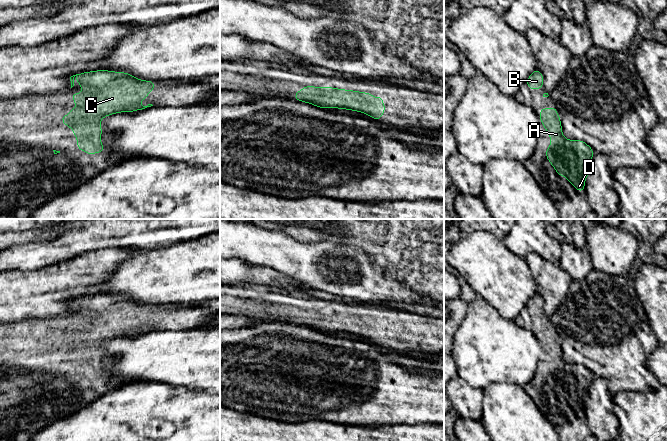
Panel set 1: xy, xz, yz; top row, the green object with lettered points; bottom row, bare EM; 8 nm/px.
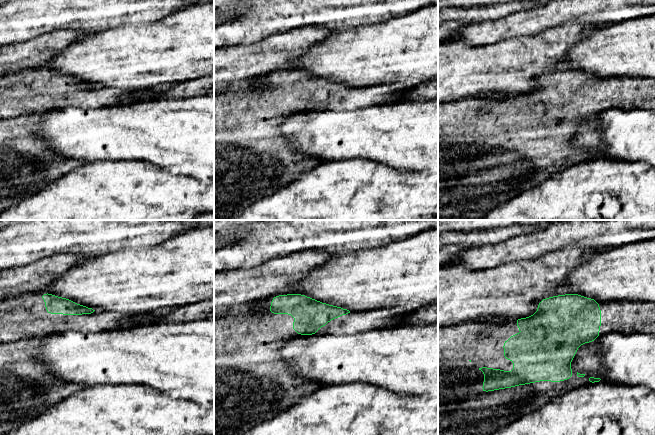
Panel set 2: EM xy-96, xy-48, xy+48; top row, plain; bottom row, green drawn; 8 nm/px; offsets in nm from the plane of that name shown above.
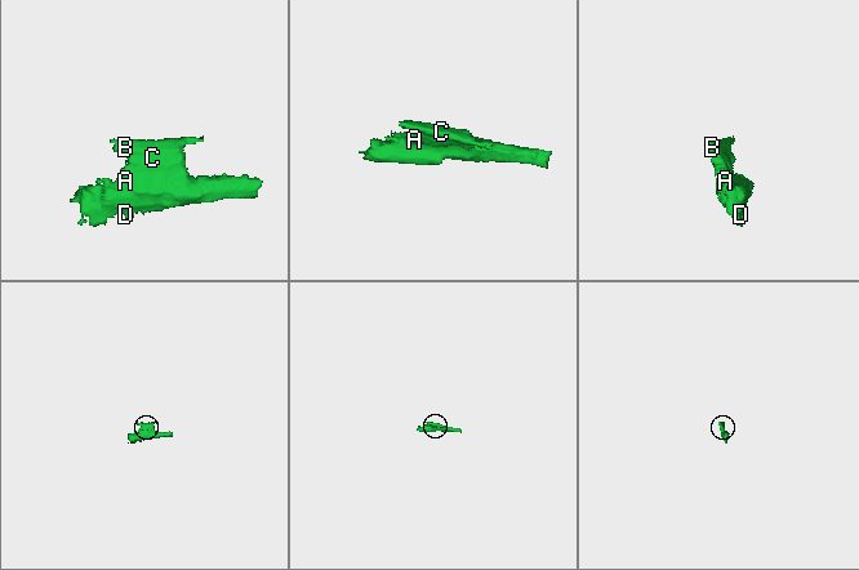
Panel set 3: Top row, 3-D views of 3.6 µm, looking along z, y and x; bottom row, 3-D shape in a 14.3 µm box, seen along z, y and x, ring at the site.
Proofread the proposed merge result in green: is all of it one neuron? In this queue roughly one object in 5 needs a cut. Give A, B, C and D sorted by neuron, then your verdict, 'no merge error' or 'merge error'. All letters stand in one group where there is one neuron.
A B C D | no merge error

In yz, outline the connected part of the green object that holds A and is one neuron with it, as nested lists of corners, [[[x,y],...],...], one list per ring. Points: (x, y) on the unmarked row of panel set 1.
[[[555,330],[539,335],[543,352],[547,353],[551,362],[545,379],[559,400],[565,400],[578,416],[583,416],[594,374],[582,364],[568,364],[564,361],[561,341],[556,335]]]

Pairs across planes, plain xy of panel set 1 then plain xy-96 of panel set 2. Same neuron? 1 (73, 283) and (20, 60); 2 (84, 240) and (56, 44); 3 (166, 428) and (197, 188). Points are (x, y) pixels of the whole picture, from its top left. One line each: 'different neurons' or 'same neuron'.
1: same neuron
2: different neurons
3: same neuron

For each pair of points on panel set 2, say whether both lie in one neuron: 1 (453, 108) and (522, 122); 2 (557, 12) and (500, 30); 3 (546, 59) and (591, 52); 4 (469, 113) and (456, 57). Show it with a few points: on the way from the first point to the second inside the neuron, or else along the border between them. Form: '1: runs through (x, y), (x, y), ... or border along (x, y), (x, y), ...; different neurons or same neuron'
1: runs through (470, 117), (478, 117), (494, 122), (505, 122); same neuron
2: runs through (543, 17), (514, 25); same neuron
3: border along (581, 39), (568, 51), (558, 64), (557, 70); different neurons
4: border along (471, 96), (448, 102); different neurons

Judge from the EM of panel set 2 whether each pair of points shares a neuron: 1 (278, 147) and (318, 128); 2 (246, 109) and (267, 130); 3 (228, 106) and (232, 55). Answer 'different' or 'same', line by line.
1: different
2: same
3: different

